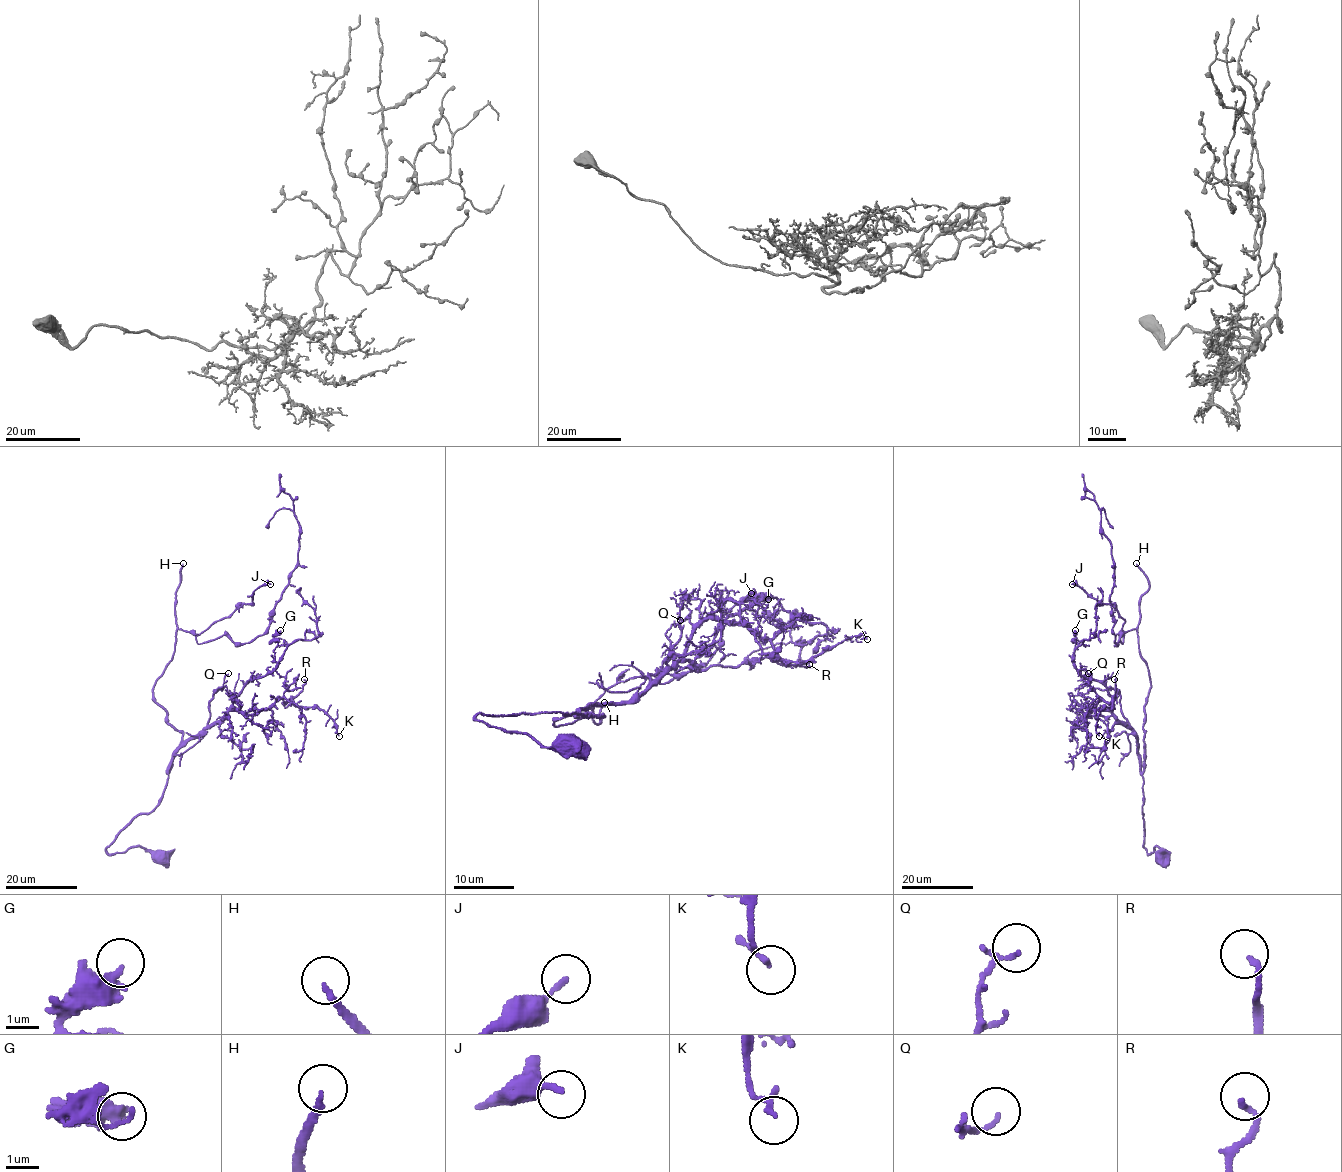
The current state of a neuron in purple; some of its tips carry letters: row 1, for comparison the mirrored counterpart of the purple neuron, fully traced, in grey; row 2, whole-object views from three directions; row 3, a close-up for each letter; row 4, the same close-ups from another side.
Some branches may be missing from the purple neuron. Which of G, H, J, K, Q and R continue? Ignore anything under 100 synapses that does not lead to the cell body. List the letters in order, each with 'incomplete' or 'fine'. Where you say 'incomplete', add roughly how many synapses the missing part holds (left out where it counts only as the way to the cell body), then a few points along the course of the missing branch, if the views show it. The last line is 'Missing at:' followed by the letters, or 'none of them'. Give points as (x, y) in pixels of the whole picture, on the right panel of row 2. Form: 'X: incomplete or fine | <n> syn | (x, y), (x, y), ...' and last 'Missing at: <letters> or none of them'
G: fine
H: incomplete | 200 syn | (1136, 563), (1129, 530), (1096, 510), (1116, 461), (1132, 468), (1137, 569), (1123, 555), (1118, 564)
J: fine
K: fine
Q: fine
R: fine
Missing at: H

